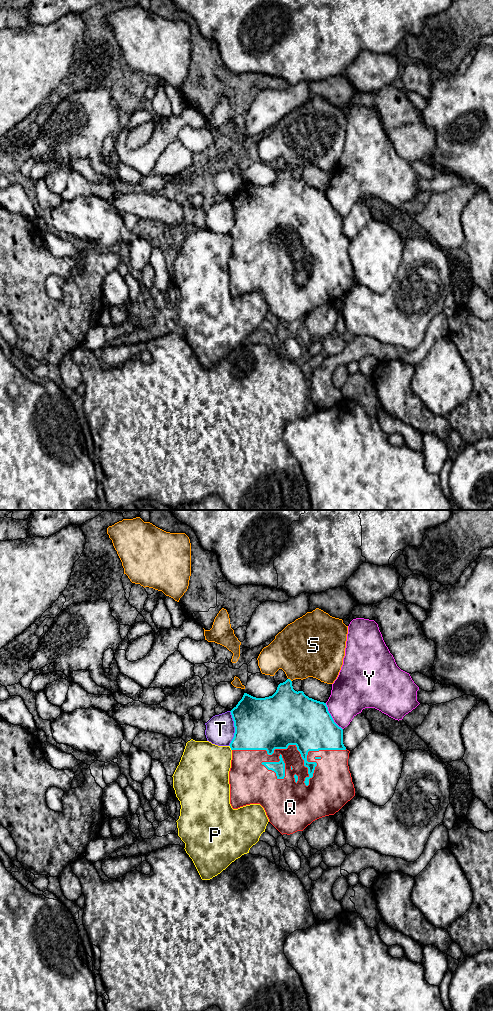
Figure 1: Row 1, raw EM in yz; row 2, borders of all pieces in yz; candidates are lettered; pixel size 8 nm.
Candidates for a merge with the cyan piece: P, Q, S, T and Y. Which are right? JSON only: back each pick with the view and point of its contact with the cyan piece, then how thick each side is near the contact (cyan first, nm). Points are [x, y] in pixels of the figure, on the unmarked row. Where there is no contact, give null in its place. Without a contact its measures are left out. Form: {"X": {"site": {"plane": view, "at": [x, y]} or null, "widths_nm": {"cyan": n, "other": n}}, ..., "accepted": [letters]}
{"Q": {"site": {"plane": "yz", "at": [304, 252]}, "widths_nm": {"cyan": 280, "other": 300}}, "accepted": ["Q"]}

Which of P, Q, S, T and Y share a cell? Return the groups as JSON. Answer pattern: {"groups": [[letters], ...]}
{"groups": [["P"], ["Q"], ["S"], ["T"], ["Y"]]}

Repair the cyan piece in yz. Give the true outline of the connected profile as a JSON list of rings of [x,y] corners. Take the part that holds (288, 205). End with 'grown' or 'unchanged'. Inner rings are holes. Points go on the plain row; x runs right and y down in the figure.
[[[287,167],[269,185],[256,186],[244,181],[230,200],[235,215],[229,233],[232,238],[229,272],[233,297],[260,292],[269,310],[282,323],[290,323],[303,319],[319,306],[334,303],[355,284],[348,254],[350,239],[343,232],[343,217],[334,210],[326,191],[309,186],[303,179],[295,179],[292,169]]] | grown

